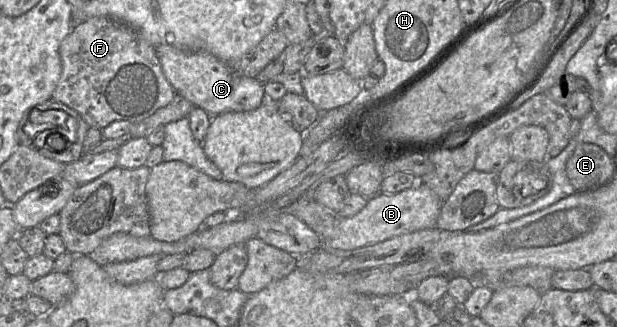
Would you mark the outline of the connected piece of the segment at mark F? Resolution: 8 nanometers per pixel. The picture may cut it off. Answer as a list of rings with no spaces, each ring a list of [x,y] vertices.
[[[106,17],[90,18],[80,24],[75,25],[68,36],[61,42],[59,47],[59,55],[62,64],[62,73],[56,88],[52,93],[52,100],[60,102],[69,108],[75,110],[90,128],[104,129],[115,121],[128,121],[131,123],[139,123],[147,117],[154,114],[157,110],[166,107],[178,98],[175,90],[167,81],[163,74],[162,67],[157,56],[156,49],[148,41],[142,38],[139,33],[130,26]]]

